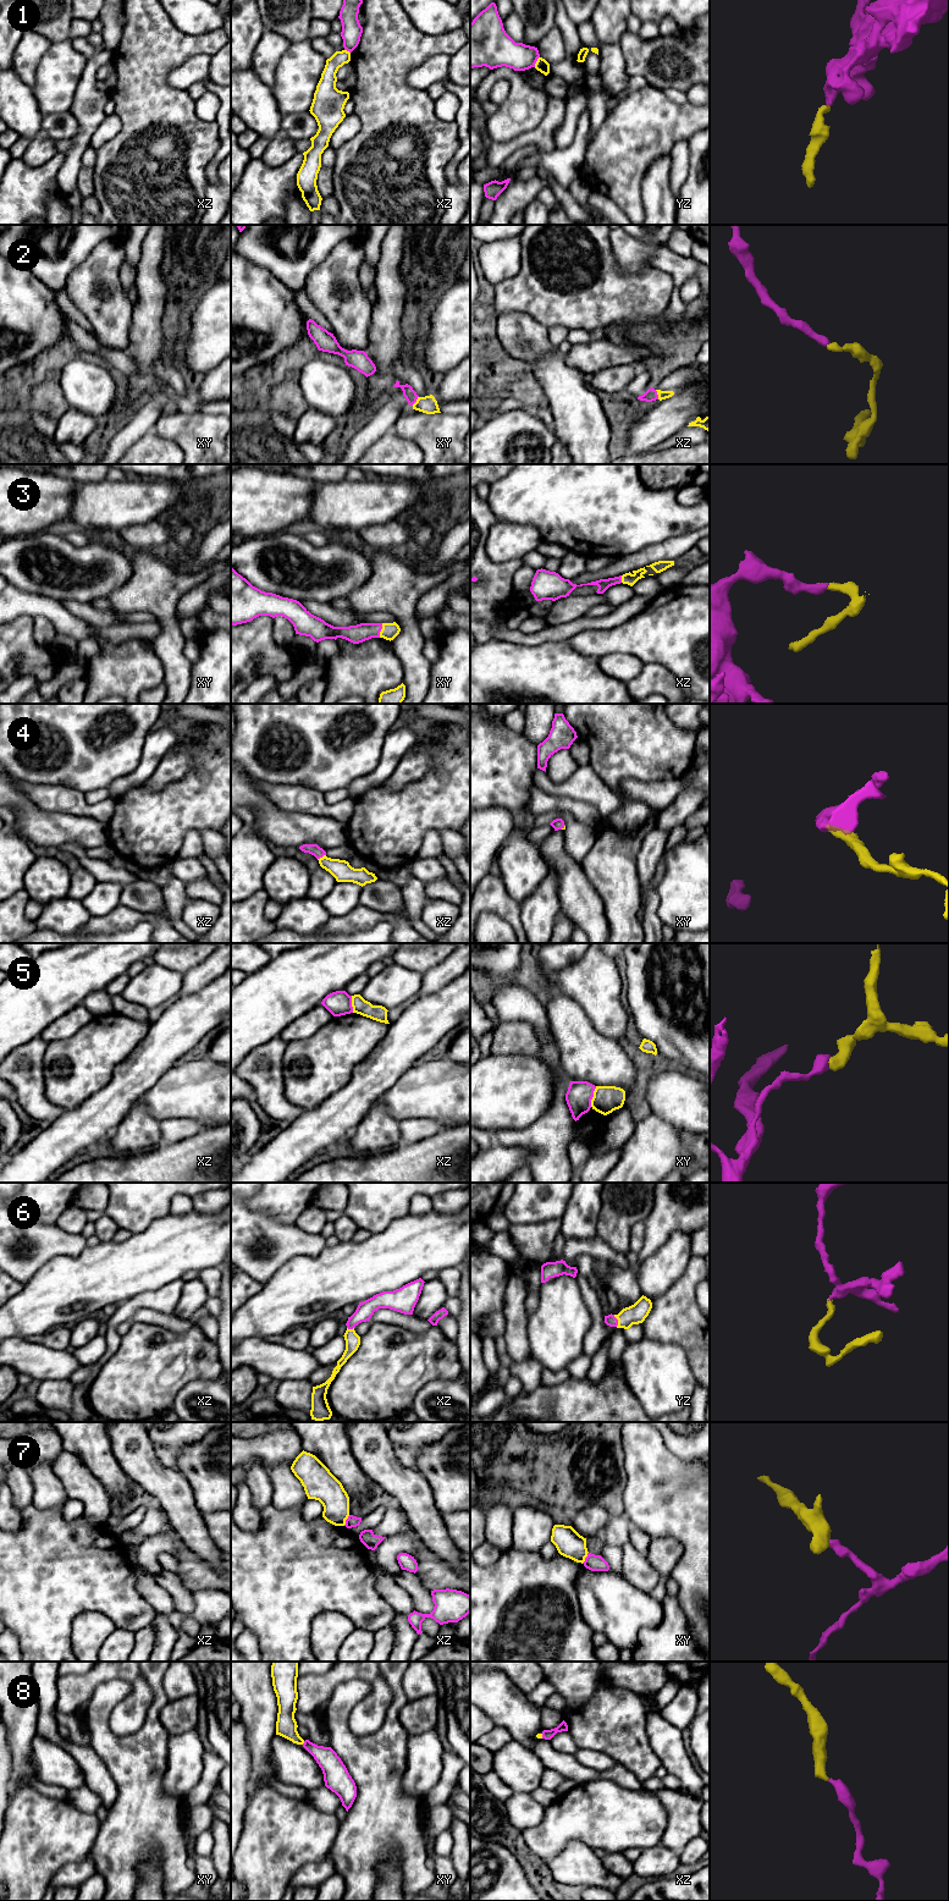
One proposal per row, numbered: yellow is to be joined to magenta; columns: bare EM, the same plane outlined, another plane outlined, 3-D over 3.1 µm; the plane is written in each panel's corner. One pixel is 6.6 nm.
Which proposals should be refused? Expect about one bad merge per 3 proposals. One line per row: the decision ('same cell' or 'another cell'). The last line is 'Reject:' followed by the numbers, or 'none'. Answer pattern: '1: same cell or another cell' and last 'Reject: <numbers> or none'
1: another cell
2: same cell
3: same cell
4: same cell
5: another cell
6: same cell
7: another cell
8: same cell
Reject: 1, 5, 7

